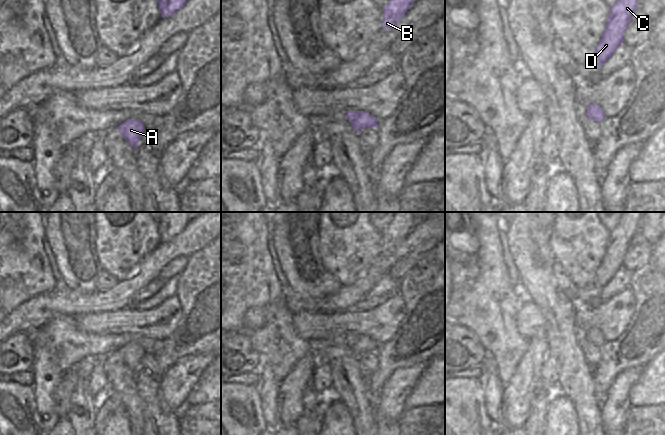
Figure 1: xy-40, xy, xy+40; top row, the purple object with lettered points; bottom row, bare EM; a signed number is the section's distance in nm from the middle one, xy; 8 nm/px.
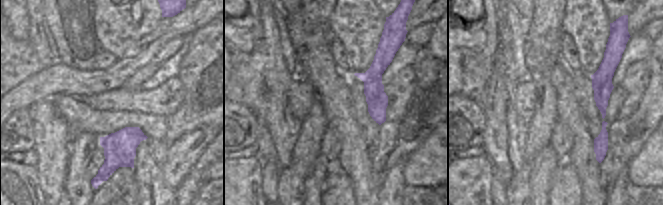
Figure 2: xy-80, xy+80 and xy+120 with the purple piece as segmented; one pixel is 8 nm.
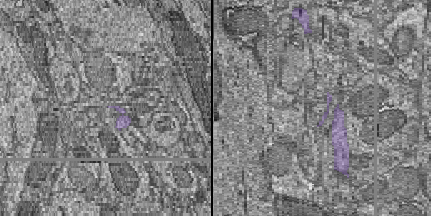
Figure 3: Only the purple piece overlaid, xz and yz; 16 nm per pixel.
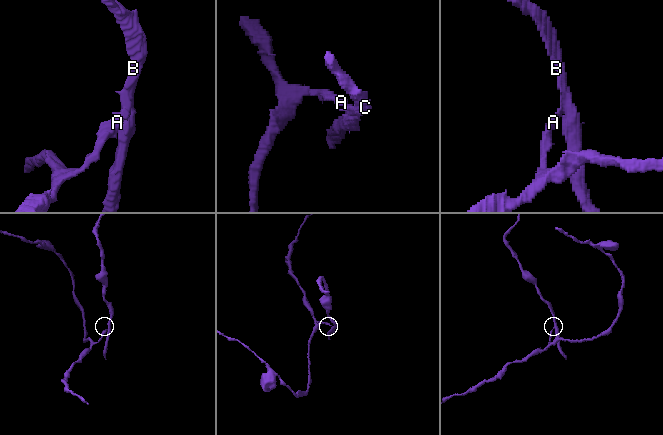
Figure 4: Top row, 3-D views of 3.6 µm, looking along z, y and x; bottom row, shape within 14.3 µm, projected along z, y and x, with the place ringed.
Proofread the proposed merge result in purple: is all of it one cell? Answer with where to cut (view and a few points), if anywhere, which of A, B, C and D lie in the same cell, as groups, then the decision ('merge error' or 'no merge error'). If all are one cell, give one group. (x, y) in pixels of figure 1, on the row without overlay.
cut xy (365, 336), (378, 345); groups A / B C D; merge error

